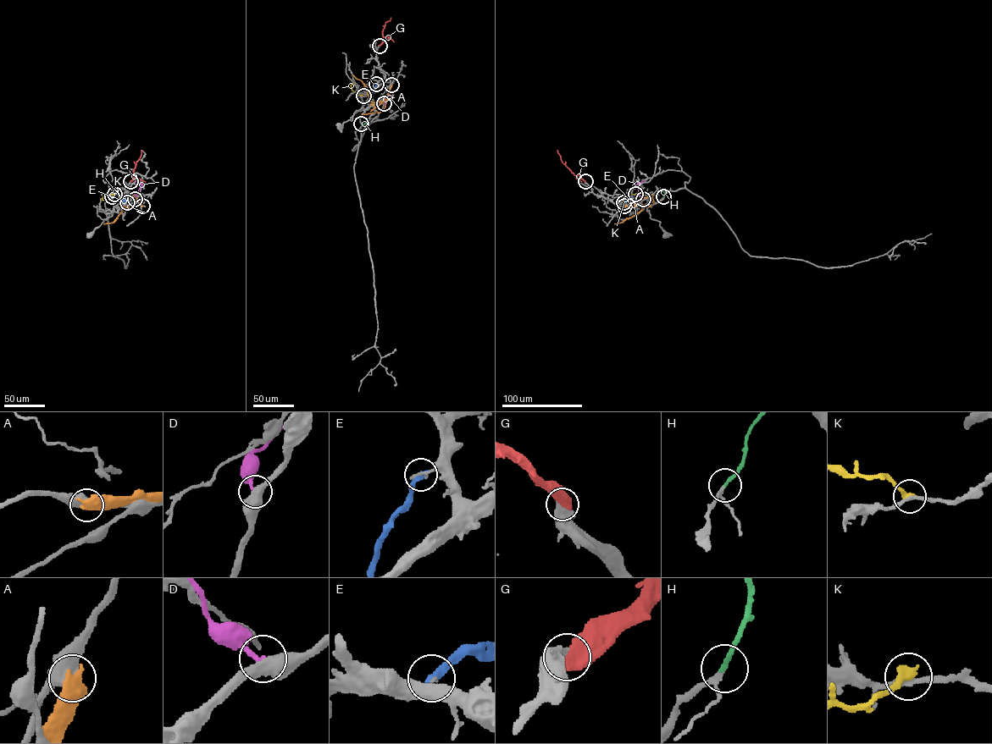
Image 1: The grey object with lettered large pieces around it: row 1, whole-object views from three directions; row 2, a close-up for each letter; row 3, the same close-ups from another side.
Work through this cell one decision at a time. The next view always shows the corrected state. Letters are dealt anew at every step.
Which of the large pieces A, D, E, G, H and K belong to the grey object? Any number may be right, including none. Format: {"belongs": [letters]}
{"belongs": ["G", "H"]}

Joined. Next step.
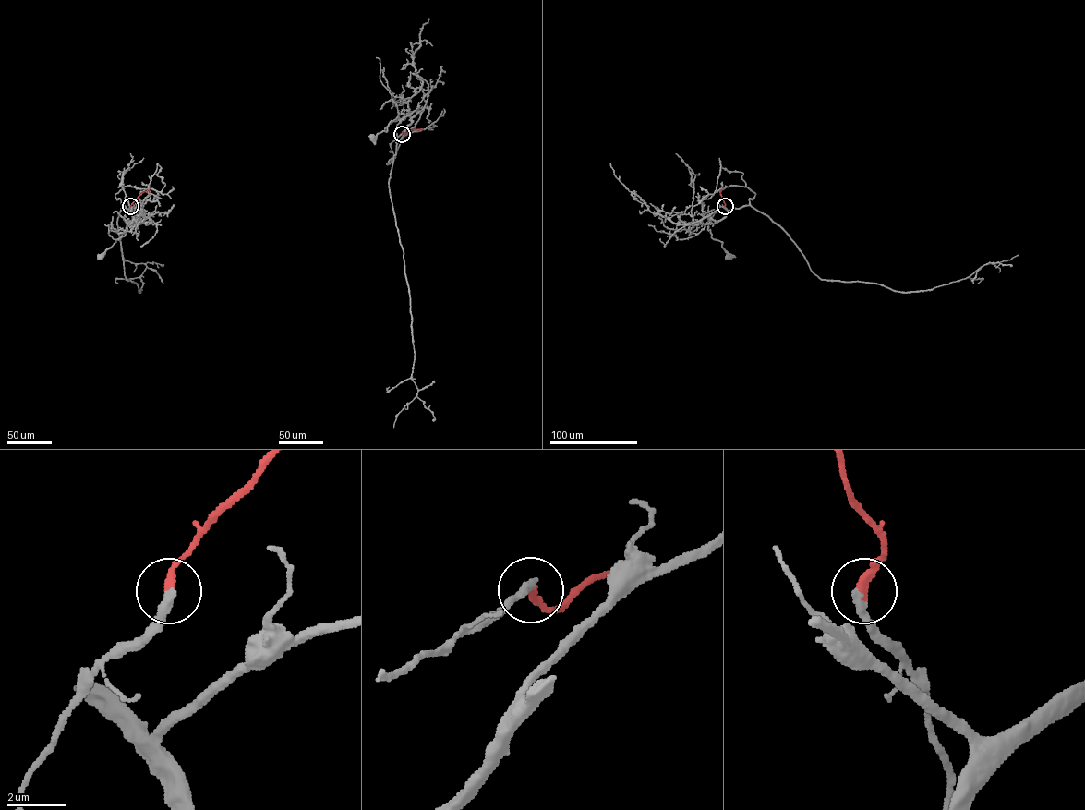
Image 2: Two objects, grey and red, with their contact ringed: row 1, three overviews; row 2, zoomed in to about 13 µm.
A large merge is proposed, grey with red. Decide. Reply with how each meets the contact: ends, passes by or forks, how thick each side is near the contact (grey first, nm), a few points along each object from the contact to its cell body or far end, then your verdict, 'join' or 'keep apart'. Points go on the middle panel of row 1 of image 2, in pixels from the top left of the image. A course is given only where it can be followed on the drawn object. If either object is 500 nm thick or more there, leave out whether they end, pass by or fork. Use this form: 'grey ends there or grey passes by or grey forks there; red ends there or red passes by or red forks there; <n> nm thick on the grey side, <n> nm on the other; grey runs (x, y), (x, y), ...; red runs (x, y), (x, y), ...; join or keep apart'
grey ends there; red ends there; 280 nm thick on the grey side, 320 nm on the other; grey runs (402, 134), (397, 136), (395, 133), (398, 116), (391, 122), (386, 131), (372, 136); red runs (402, 134), (422, 129); join

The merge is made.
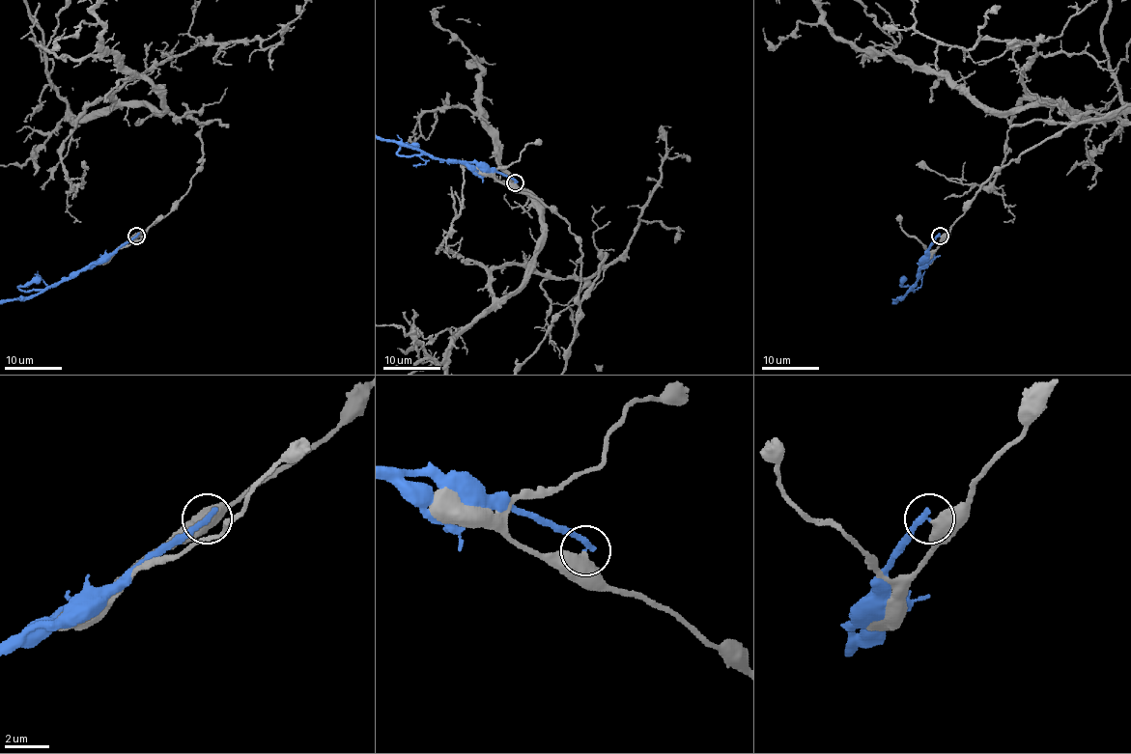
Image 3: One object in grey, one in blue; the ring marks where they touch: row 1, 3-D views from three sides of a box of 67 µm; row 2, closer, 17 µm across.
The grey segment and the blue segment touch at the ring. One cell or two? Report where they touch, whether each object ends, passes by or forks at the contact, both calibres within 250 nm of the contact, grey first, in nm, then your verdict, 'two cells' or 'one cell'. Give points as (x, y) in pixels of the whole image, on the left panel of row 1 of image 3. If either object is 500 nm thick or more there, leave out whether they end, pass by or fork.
place (136, 236); calibres 550 and 280 nm; two cells

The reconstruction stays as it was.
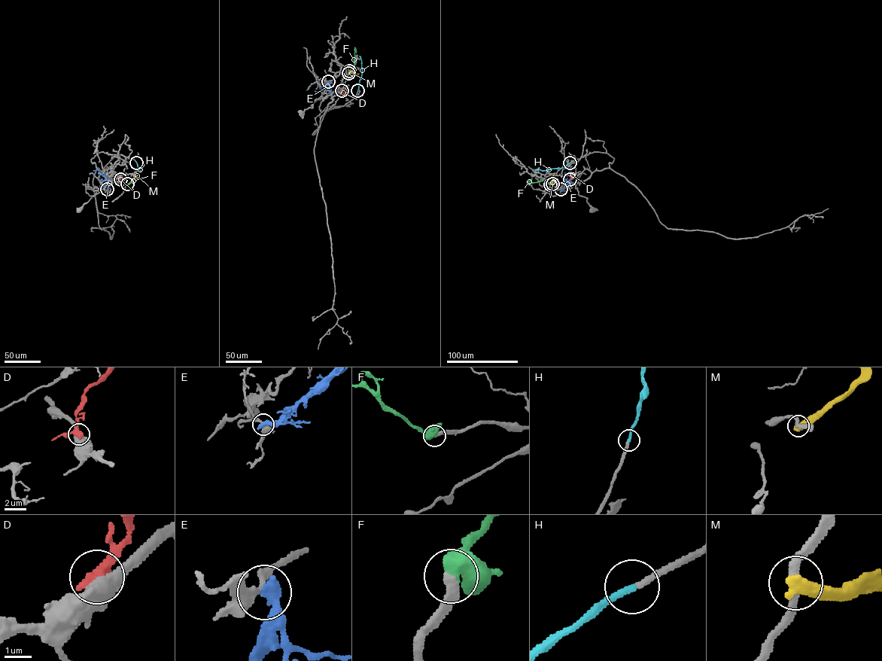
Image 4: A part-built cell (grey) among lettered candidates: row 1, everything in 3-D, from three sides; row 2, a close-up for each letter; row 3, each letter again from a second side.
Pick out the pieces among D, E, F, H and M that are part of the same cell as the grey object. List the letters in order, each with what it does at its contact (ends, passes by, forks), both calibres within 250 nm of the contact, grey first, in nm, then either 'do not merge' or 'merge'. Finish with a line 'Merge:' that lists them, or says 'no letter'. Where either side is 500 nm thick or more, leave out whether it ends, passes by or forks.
D: 550/380 nm | do not merge
E: it ends | 300/460 nm | do not merge
F: it passes by | 360/440 nm | merge
H: it ends | 240/240 nm | merge
M: 280/600 nm | do not merge
Merge: F, H

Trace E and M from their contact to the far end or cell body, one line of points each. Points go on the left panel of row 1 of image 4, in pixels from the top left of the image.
E: (107, 189), (109, 181), (98, 169), (93, 170)
M: (127, 184), (138, 175)

